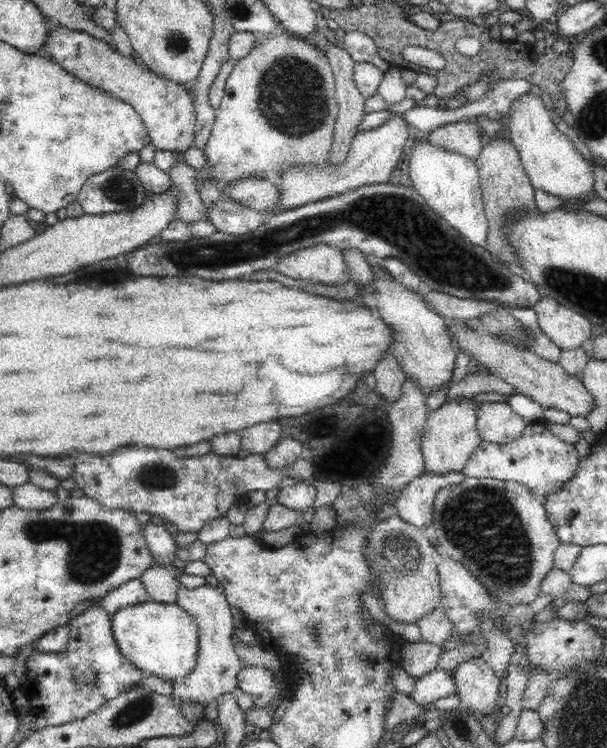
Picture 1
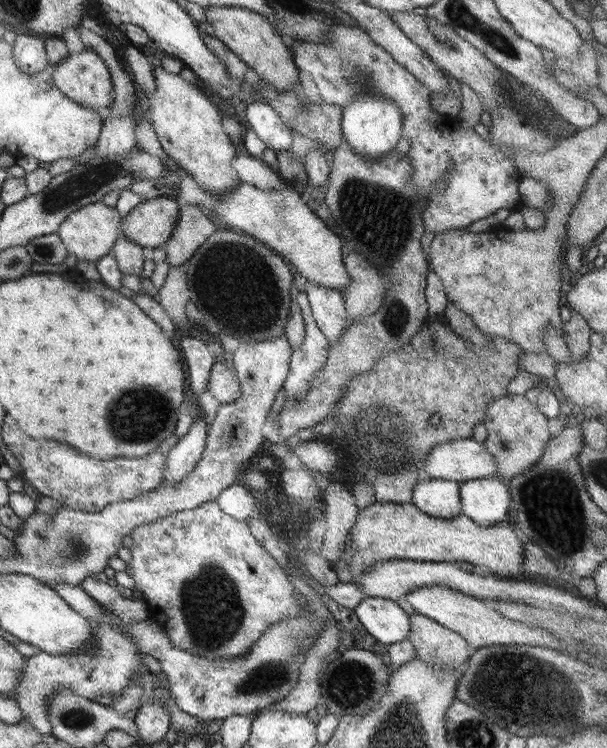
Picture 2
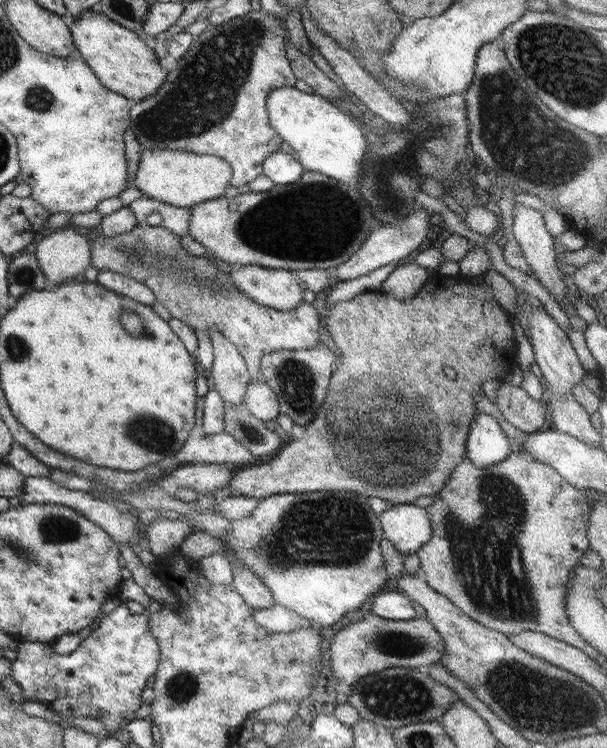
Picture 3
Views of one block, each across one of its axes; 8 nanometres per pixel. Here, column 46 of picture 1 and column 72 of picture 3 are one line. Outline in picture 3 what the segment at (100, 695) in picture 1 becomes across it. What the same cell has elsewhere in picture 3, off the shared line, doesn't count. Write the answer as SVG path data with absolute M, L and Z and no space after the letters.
M122 603L116 606L109 614L100 618L90 629L86 638L81 640L78 647L68 654L57 654L52 651L50 645L45 643L38 643L35 641L21 641L18 640L16 646L16 657L12 660L10 664L10 676L17 682L17 686L21 689L21 696L23 700L30 700L30 698L35 698L39 704L43 704L47 710L51 710L53 716L61 718L61 720L67 720L67 718L73 718L73 720L79 720L79 718L95 718L97 722L101 722L103 730L109 732L115 732L117 728L126 728L126 724L134 718L135 710L137 710L141 705L141 692L145 687L145 682L147 678L154 674L156 671L158 660L159 660L159 649L155 639L151 636L151 631L149 631L149 622L147 613L131 614L125 605Z

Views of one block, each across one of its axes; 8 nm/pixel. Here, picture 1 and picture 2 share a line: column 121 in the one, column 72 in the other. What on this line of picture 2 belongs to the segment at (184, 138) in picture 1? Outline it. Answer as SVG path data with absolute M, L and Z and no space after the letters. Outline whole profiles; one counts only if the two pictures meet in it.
M85 48L78 54L68 55L63 61L59 61L53 67L49 66L46 74L51 75L55 87L63 95L85 107L85 109L99 111L112 104L111 92L113 90L109 71L101 57L95 51L91 51L91 49Z

